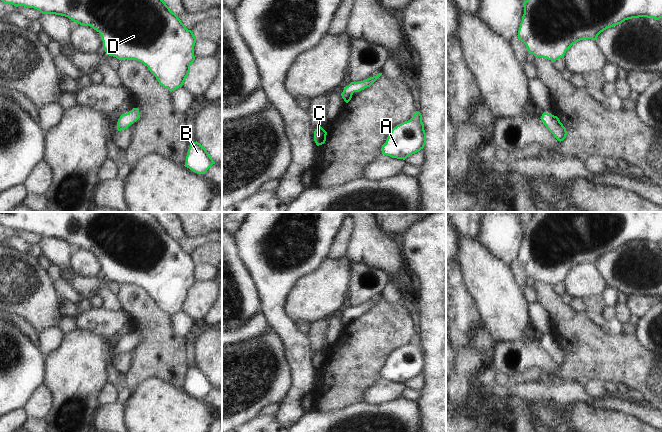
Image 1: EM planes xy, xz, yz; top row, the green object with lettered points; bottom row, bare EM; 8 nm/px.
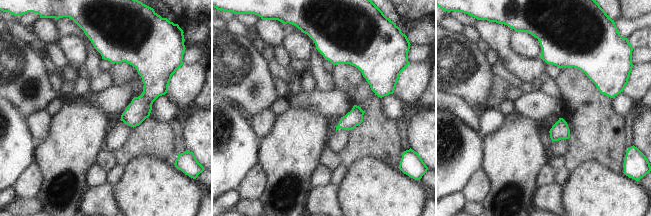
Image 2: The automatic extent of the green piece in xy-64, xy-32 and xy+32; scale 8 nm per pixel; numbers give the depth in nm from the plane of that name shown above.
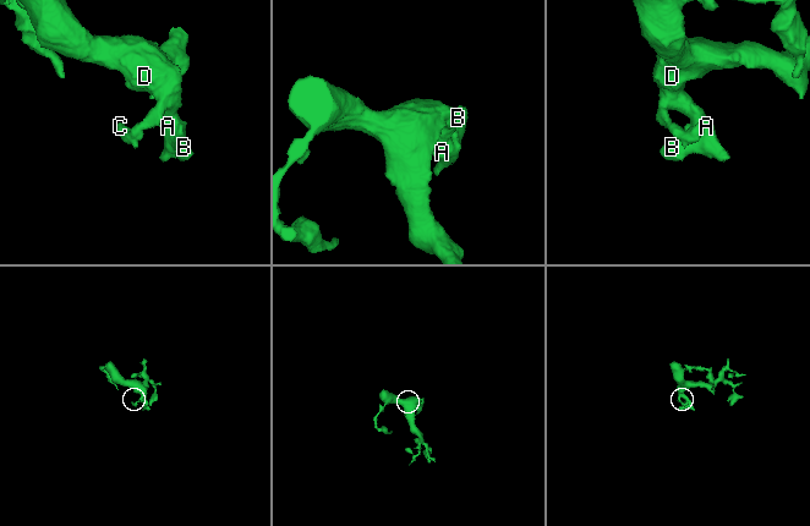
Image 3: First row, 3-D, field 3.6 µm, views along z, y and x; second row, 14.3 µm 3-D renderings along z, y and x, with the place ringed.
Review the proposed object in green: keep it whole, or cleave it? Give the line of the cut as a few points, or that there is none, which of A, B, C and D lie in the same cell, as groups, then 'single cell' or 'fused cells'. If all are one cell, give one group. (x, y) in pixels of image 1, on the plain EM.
no cut; A B C D; single cell

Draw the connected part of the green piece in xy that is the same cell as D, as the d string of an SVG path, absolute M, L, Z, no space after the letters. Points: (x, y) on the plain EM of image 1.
M0 212L0 224L16 231L39 234L42 238L68 241L72 245L90 250L100 257L103 272L109 280L119 284L137 284L148 291L159 308L170 316L181 311L195 284L196 262L166 227L150 212Z

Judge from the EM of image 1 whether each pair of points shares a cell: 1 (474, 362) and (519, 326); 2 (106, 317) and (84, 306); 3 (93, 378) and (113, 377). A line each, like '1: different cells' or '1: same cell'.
1: different cells
2: different cells
3: different cells

